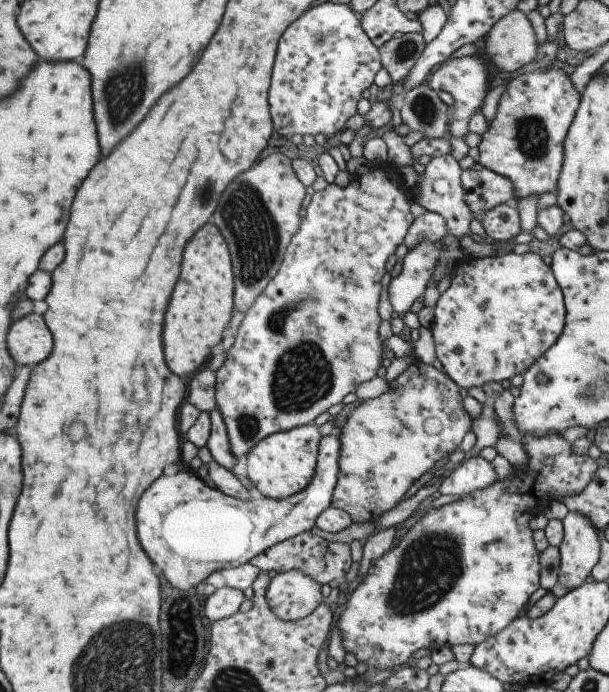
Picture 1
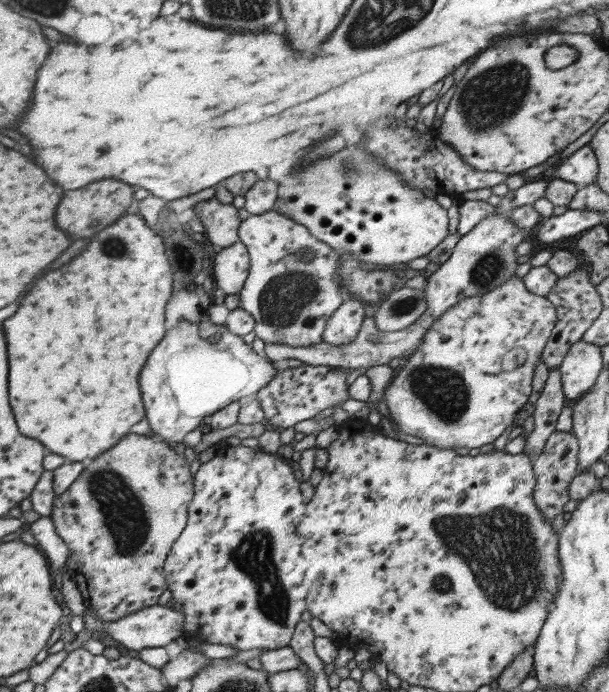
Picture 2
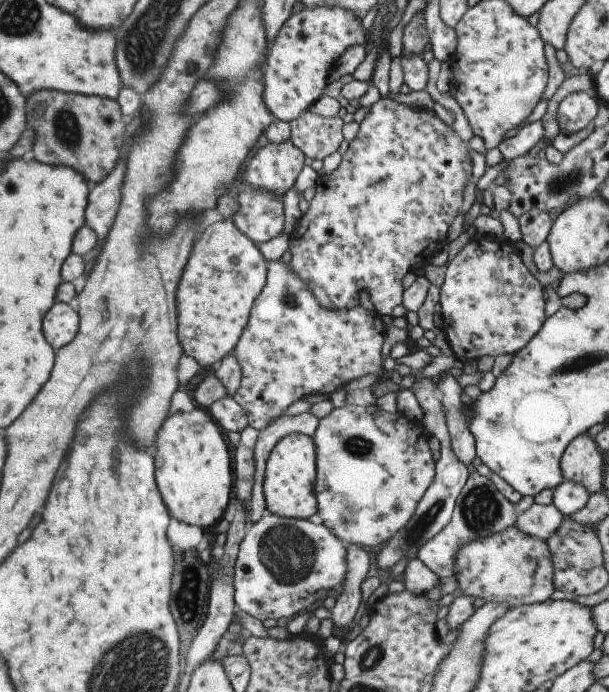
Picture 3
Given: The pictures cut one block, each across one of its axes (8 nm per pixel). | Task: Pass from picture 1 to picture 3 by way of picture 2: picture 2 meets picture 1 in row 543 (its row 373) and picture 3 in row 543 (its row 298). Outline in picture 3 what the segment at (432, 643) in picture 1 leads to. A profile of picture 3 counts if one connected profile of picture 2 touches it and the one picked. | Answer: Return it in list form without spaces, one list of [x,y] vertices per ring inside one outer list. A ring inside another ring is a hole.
[[[516,525],[458,549],[453,574],[465,597],[498,603],[507,609],[550,599],[555,590],[554,565],[547,540],[526,534]]]

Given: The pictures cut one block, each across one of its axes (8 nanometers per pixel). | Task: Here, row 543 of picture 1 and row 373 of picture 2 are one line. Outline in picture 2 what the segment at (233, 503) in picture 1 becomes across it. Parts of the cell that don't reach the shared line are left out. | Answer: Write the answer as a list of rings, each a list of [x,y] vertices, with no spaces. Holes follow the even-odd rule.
[[[209,317],[196,323],[180,319],[174,328],[166,332],[160,344],[156,344],[140,372],[145,418],[150,423],[152,436],[175,447],[176,444],[184,442],[186,434],[194,430],[206,416],[226,408],[228,404],[240,400],[243,396],[252,396],[265,388],[281,372],[278,369],[280,366],[279,363],[272,363],[266,356],[256,353],[243,337],[230,332],[226,324],[215,324]]]

